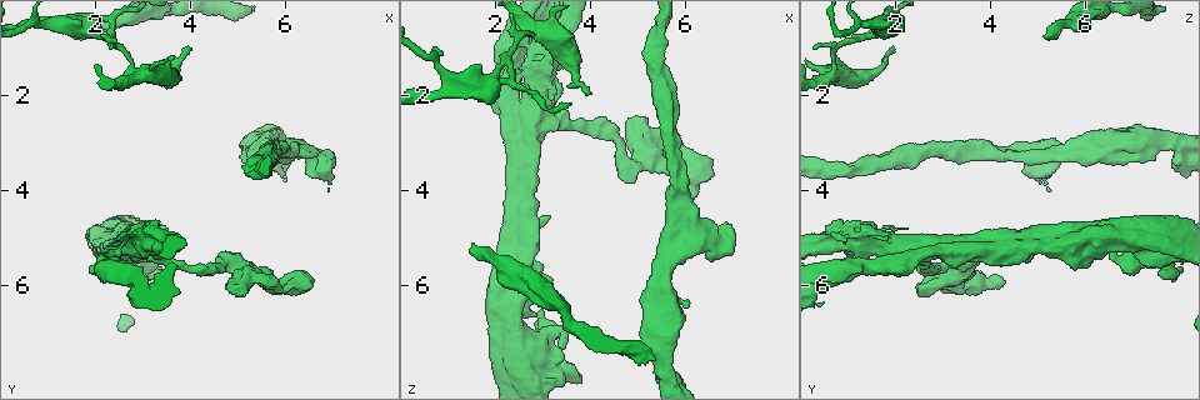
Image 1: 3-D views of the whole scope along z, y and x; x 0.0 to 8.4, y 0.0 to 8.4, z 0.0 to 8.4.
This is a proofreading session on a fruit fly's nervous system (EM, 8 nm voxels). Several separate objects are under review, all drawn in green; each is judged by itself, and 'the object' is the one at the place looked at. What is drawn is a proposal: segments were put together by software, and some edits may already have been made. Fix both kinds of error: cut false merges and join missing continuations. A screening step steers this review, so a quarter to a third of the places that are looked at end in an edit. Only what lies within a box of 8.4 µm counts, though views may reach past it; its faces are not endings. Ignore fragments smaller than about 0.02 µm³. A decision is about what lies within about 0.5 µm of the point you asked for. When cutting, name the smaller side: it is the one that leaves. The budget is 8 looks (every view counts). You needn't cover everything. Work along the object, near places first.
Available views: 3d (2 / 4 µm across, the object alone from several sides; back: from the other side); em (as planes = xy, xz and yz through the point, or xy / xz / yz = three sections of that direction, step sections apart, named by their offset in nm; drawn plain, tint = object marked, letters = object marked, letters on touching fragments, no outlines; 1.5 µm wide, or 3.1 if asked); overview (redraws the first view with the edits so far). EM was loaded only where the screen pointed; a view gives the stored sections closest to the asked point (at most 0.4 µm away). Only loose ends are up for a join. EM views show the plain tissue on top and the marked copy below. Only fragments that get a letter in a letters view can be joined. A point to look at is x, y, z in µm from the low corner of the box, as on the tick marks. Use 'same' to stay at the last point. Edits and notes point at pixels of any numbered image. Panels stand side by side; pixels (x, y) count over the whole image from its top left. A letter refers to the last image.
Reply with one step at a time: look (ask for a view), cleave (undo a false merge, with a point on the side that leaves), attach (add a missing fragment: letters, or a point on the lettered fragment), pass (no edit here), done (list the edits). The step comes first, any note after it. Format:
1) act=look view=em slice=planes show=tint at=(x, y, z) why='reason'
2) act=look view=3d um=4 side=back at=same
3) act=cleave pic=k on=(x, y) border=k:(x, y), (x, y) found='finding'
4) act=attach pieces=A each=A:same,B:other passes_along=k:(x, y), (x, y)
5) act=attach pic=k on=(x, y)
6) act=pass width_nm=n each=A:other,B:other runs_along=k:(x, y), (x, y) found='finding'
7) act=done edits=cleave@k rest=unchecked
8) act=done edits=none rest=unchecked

act=look view=em slice=planes show=tint at=(2.95, 1.55, 0.75) why='thin arm on a thick one'

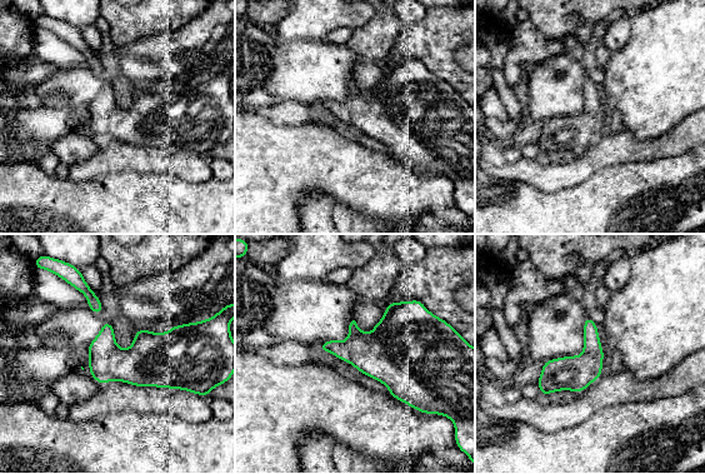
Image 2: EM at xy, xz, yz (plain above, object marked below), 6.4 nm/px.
act=look view=em slice=planes show=letters at=same

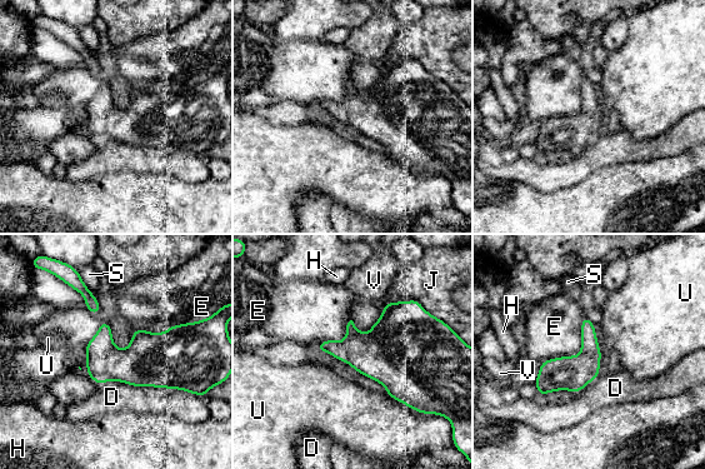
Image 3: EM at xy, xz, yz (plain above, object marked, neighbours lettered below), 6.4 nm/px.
act=pass each=D:other,E:other,H:other,J:other,S:other,U:other,V:other border=3:(99, 384), (120, 380), (204, 397) found='all the same neuron'

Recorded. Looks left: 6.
act=look view=em slice=planes show=letters at=(1.50, 0.75, 5.20) why='end of a long branch'

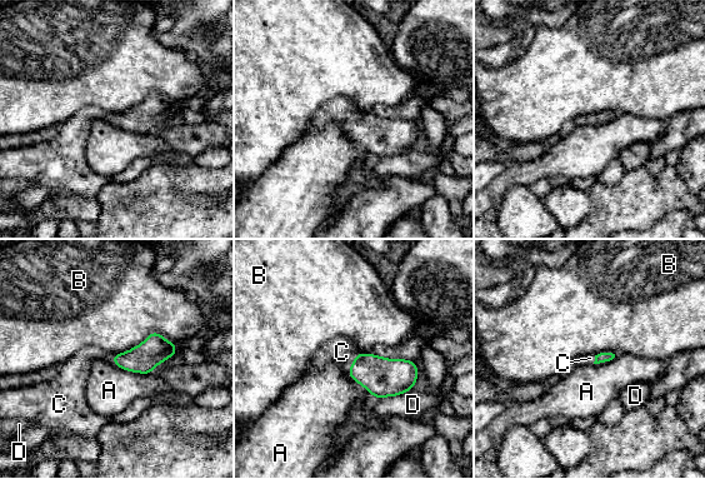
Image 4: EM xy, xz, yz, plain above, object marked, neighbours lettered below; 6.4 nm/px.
act=attach pic=4 on=(341, 352) longest_contact=B:420nm each=A:other,B:other,C:same,D:other found='the neuron continues'

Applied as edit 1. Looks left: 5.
act=look view=em slice=xy step=4 show=letters at=(6.75, 3.35, 5.05) why='abrupt turn'

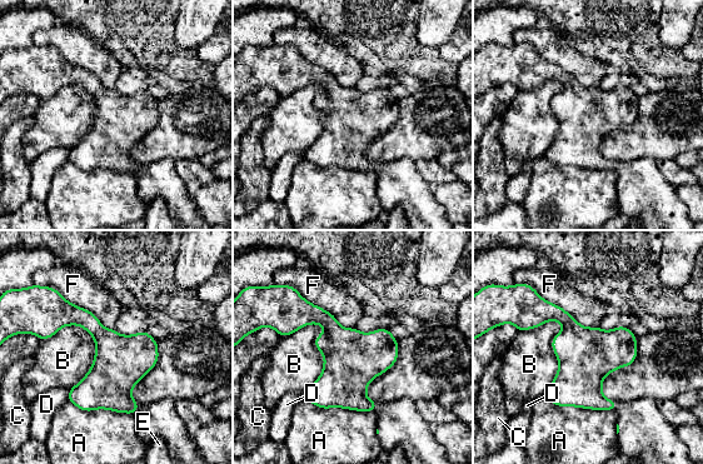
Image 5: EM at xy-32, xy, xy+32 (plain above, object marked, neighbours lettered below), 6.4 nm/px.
act=pass each=A:other,B:other,C:other,D:other,E:other,F:other border=5:(554, 319), (558, 370), (542, 395) found='one neuron here'

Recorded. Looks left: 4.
act=done edits=attach@4 rest=unchecked

